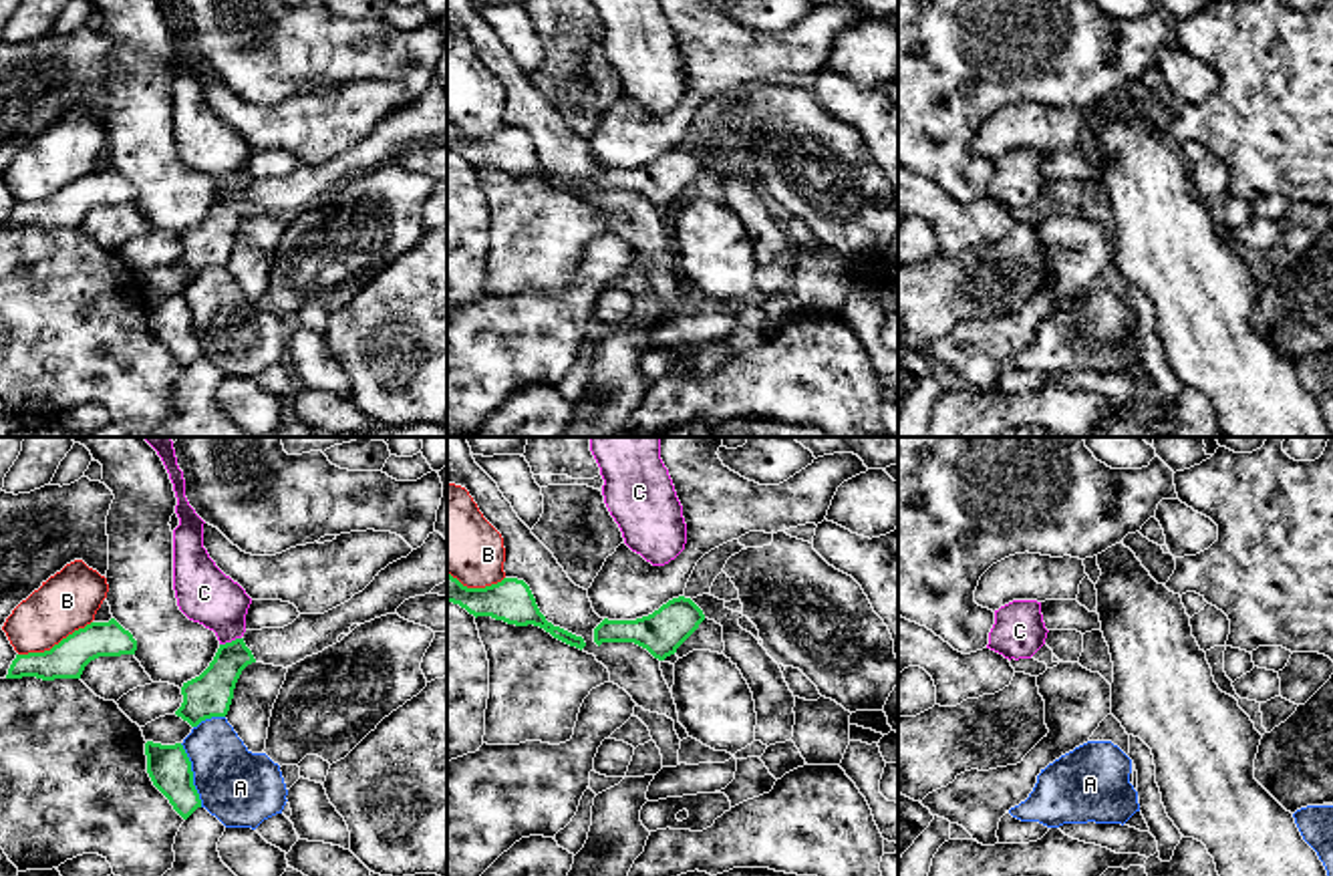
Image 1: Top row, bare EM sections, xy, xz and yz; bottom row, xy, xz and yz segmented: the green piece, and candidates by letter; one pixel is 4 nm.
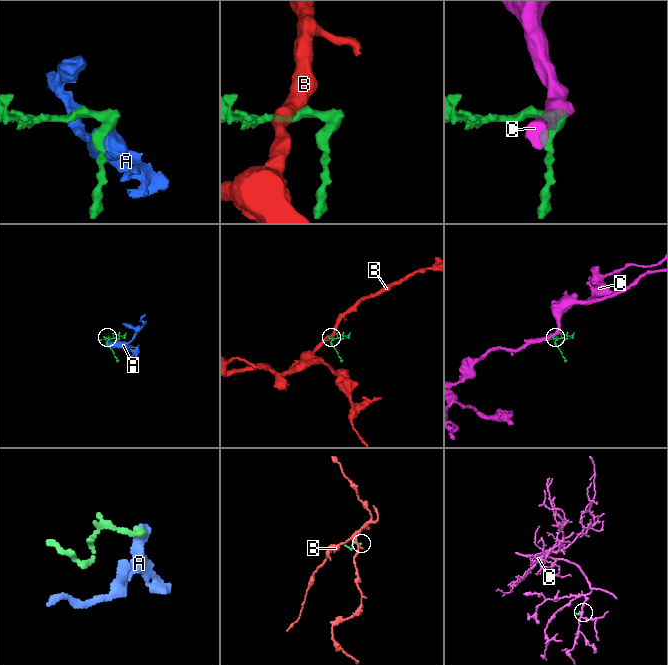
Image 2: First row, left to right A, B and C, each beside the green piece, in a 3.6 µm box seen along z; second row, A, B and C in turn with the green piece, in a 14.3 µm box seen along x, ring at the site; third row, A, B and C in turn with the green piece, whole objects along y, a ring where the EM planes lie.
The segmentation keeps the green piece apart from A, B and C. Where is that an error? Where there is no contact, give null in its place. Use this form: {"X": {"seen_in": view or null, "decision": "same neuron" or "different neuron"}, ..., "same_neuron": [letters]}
{"A": {"seen_in": "xy", "decision": "different neuron"}, "B": {"seen_in": "xy", "decision": "different neuron"}, "C": {"seen_in": "xy", "decision": "different neuron"}, "same_neuron": []}

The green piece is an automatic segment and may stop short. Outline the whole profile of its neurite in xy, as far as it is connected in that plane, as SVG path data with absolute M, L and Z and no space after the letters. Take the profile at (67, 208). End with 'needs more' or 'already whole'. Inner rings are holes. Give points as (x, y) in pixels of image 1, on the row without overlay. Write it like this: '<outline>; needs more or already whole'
M115 167L75 179L50 199L16 203L6 228L36 226L42 230L81 228L99 205L135 203L137 189Z; already whole

